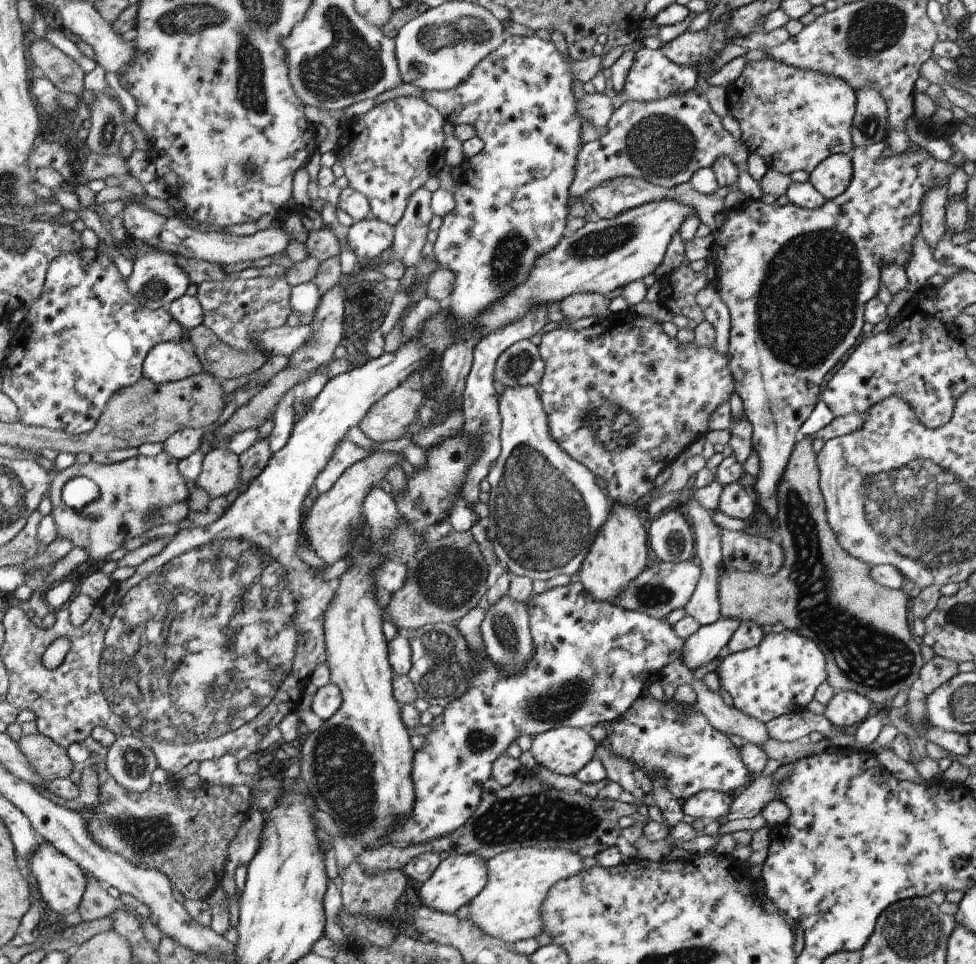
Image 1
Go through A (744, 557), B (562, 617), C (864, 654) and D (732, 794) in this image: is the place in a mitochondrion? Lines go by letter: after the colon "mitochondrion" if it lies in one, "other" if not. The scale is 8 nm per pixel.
A: other
B: other
C: mitochondrion
D: other

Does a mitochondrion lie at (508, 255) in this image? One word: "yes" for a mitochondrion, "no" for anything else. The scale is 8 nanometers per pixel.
yes

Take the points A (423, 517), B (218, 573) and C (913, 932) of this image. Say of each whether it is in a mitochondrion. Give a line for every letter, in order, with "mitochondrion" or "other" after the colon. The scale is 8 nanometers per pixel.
A: other
B: mitochondrion
C: mitochondrion

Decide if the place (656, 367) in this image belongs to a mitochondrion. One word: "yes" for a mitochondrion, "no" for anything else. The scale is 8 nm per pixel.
no

